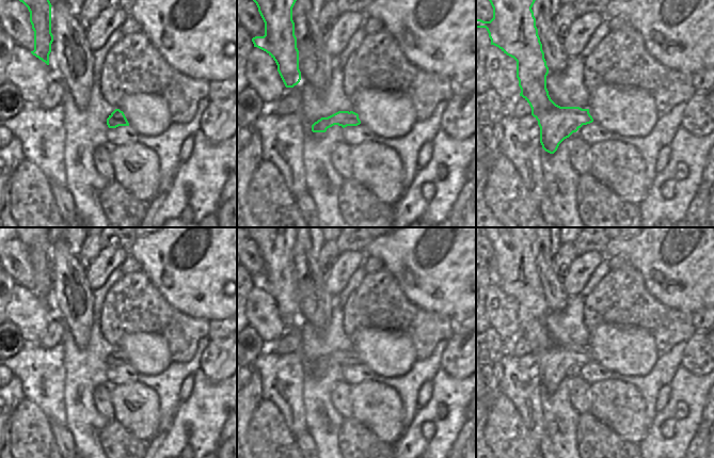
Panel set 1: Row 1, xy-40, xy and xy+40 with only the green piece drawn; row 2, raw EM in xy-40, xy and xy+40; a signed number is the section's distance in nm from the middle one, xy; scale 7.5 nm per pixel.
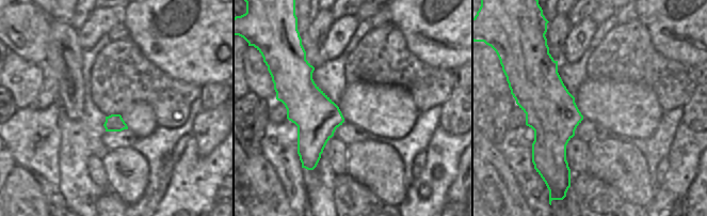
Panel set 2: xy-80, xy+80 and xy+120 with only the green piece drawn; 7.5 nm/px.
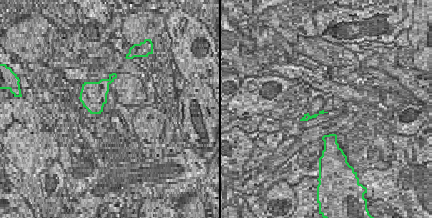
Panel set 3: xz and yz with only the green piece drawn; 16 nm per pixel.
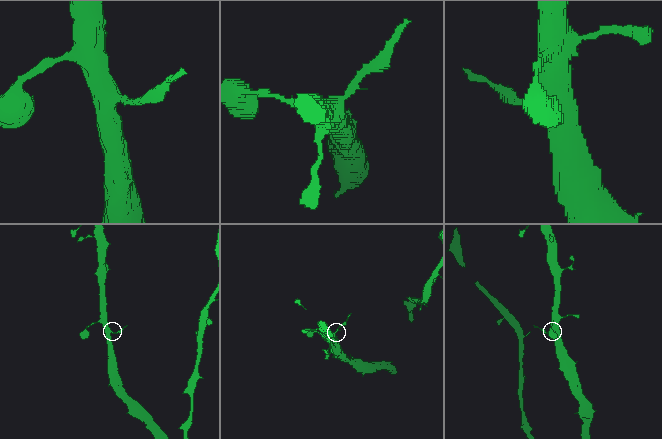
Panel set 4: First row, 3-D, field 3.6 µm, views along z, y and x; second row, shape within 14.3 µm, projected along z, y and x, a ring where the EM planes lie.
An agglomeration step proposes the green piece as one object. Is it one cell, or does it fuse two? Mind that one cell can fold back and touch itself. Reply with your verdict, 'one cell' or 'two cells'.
two cells

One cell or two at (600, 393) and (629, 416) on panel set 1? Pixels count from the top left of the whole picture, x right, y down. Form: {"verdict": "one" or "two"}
{"verdict": "one"}

